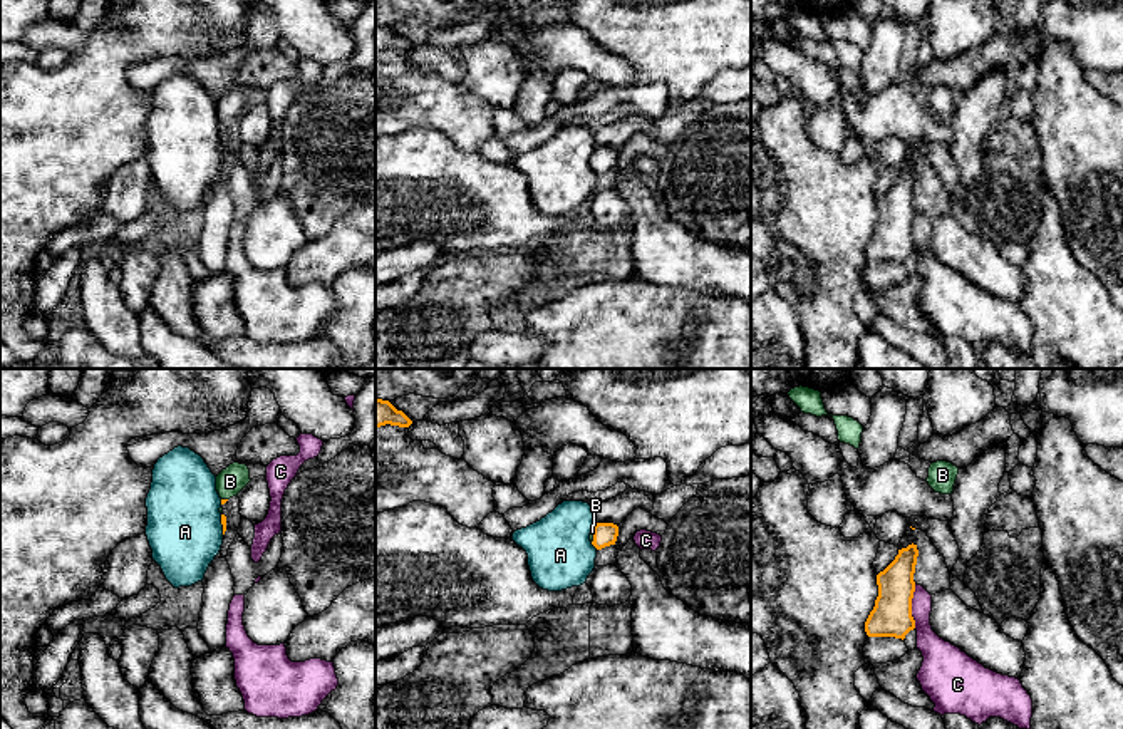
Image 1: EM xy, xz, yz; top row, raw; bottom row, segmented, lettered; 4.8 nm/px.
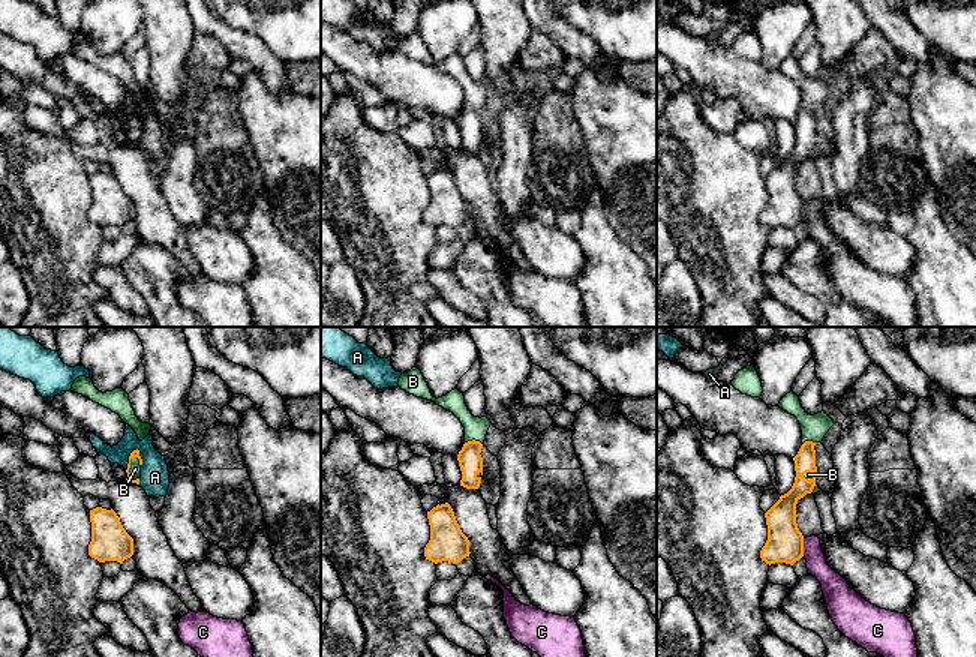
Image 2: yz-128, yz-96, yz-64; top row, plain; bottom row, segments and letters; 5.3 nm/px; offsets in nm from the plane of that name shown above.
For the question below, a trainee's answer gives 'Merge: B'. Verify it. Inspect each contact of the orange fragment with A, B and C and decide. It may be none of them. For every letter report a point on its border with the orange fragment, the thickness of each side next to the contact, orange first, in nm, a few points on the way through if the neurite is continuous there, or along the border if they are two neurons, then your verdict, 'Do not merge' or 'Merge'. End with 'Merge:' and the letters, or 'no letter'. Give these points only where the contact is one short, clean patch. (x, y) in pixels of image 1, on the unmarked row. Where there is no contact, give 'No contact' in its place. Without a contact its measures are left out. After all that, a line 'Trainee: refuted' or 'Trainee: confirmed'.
A: Touches orange at xz (594, 151). Thickness 110 nm (orange) against 320 nm. Do not merge
B: Touches orange at xz (594, 161). Thickness 110 nm (orange) against 20 nm. Path across: xz (604, 158), (594, 161), (592, 156). Merge
C: Touches orange at yz (910, 230). Thickness 190 nm (orange) against 140 nm. Do not merge
Merge: B
Trainee: confirmed

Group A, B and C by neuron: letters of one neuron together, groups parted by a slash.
A / B / C

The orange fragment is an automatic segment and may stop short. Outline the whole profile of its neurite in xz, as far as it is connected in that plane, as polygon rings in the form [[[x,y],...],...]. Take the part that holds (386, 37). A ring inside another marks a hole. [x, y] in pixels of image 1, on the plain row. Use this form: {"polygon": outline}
{"polygon": [[[375,22],[375,52],[386,49],[409,52],[412,45],[402,35],[397,35],[389,25]]]}

